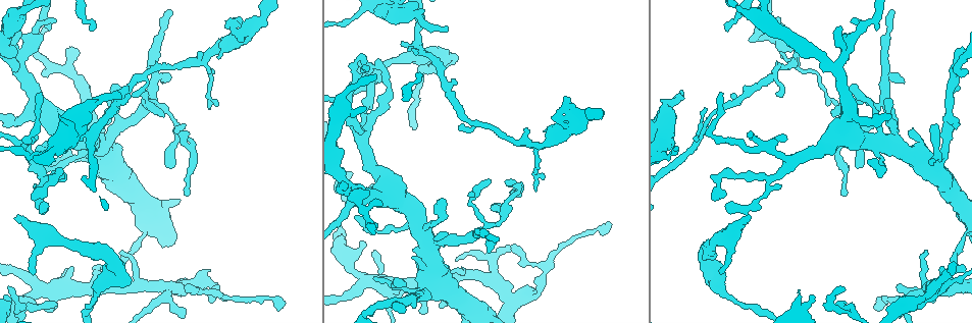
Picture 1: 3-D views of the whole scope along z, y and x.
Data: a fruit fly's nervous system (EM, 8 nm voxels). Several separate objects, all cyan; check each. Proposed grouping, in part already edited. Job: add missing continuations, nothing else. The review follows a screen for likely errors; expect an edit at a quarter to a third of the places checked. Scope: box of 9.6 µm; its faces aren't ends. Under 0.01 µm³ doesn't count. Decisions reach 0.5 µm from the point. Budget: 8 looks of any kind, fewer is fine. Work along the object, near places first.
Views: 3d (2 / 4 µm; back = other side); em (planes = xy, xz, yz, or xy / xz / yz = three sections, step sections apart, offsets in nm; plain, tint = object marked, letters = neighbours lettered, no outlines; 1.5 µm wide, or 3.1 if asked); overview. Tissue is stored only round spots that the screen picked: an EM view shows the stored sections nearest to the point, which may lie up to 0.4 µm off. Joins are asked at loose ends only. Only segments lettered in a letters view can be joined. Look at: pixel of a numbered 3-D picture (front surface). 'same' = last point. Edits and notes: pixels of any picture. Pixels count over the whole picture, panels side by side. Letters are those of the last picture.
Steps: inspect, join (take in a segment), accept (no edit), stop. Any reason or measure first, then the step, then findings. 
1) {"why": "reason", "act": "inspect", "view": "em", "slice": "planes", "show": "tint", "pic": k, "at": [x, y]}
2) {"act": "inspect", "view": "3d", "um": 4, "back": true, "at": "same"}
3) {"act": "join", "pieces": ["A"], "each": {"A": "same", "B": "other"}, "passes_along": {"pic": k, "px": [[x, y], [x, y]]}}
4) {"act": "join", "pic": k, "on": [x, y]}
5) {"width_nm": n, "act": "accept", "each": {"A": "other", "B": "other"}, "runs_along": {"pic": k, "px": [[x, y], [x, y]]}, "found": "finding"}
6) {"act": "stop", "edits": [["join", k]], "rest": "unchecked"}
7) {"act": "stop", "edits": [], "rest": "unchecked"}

{"why": "free end", "act": "inspect", "view": "em", "slice": "planes", "show": "letters", "pic": 1, "at": [842, 196]}

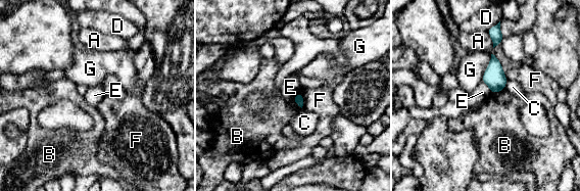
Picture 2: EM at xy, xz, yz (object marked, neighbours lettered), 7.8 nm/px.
{"act": "accept", "each": {"A": "other", "B": "other", "C": "other", "D": "other", "E": "other", "F": "other", "G": "other"}, "border": {"pic": 2, "px": [[482, 82], [492, 92]]}, "found": "no lettered segment goes on from it"}

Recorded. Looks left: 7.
{"why": "an open end", "act": "inspect", "view": "3d", "um": 4, "back": true, "pic": 1, "at": [210, 109]}

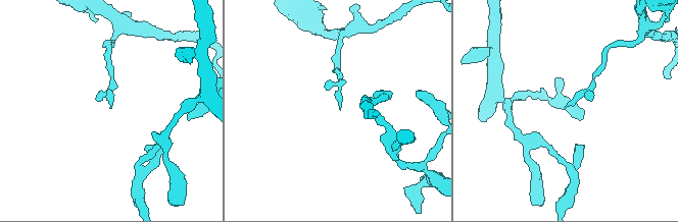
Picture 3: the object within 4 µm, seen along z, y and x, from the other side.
{"why": "now the EM", "act": "inspect", "view": "em", "slice": "yz", "step": 4, "show": "tint", "pic": 3, "at": [110, 108]}

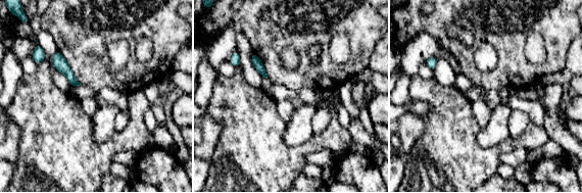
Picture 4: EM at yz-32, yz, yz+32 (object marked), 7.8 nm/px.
{"why": "cut it another way", "act": "inspect", "view": "em", "slice": "planes", "show": "letters", "at": "same"}

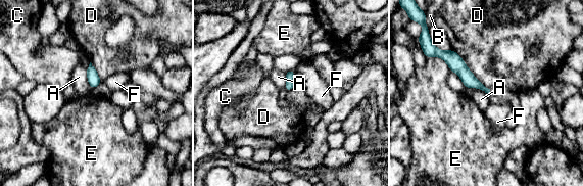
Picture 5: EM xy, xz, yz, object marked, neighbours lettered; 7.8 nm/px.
{"act": "accept", "each": {"A": "other", "B": "other", "C": "other", "D": "other", "E": "other", "F": "other"}, "border": {"pic": 5, "px": [[86, 68], [87, 81], [92, 89]]}, "found": "none of them fits"}

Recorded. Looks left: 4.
{"why": "branch stops here", "act": "inspect", "view": "em", "slice": "yz", "step": 8, "show": "letters", "pic": 1, "at": [448, 26]}

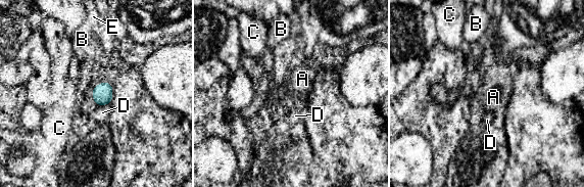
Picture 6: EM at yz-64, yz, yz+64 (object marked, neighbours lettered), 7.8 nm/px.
{"act": "inspect", "view": "em", "slice": "planes", "show": "letters", "at": "same"}

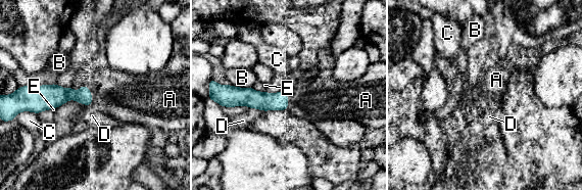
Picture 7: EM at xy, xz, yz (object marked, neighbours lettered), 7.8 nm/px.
{"width_nm": 120, "act": "join", "pieces": ["A"], "each": {"A": "same", "B": "other", "C": "other", "D": "other", "E": "other"}, "found": "the neuron continues"}

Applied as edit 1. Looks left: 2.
{"act": "stop", "edits": [["join", 7]], "rest": "unchecked"}

